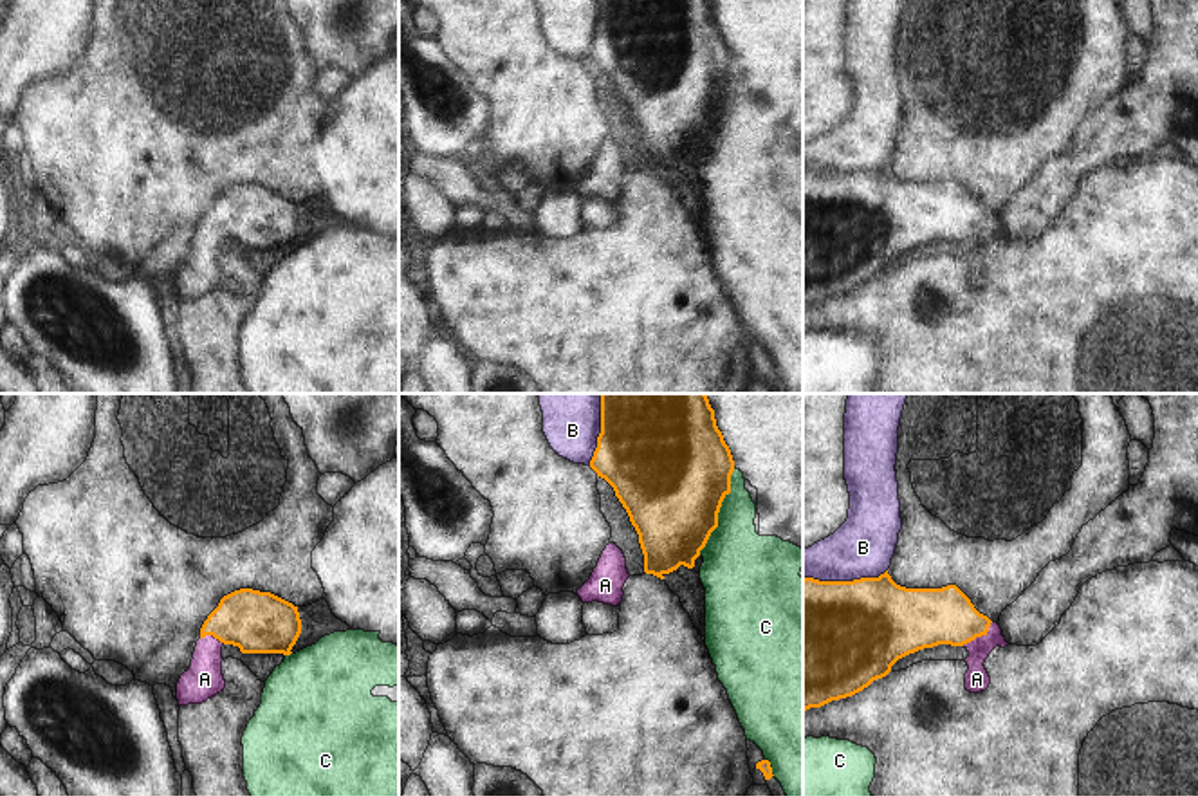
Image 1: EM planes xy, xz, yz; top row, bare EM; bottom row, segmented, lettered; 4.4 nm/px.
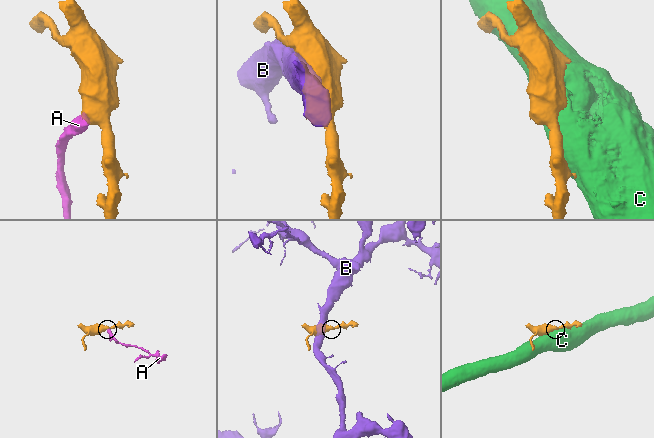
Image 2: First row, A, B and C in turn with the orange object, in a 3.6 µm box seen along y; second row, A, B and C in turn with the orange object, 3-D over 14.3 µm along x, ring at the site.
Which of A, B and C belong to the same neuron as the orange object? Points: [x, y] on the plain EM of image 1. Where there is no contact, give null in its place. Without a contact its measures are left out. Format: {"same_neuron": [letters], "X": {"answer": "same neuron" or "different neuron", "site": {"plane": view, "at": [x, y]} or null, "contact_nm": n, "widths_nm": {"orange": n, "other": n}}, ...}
{"same_neuron": ["A"], "A": {"answer": "same neuron", "site": {"plane": "yz", "at": [978, 231]}, "contact_nm": 170, "widths_nm": {"orange": 260, "other": 110}}, "B": {"answer": "different neuron", "site": {"plane": "yz", "at": [845, 177]}, "contact_nm": 380, "widths_nm": {"orange": 500, "other": 280}}, "C": {"answer": "different neuron", "site": {"plane": "xz", "at": [718, 107]}, "contact_nm": 420, "widths_nm": {"orange": 480, "other": 320}}}

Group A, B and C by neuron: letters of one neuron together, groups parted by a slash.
A / B / C

